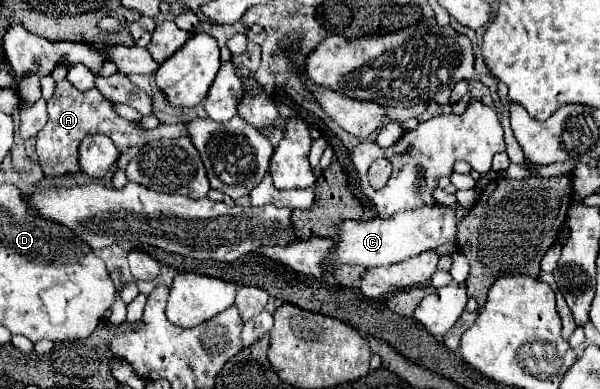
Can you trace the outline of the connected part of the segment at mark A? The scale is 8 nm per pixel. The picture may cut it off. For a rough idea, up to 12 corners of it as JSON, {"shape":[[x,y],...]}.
{"shape":[[56,83],[36,153],[44,175],[76,173],[78,145],[108,135],[118,151],[188,135],[142,131],[98,89]]}

